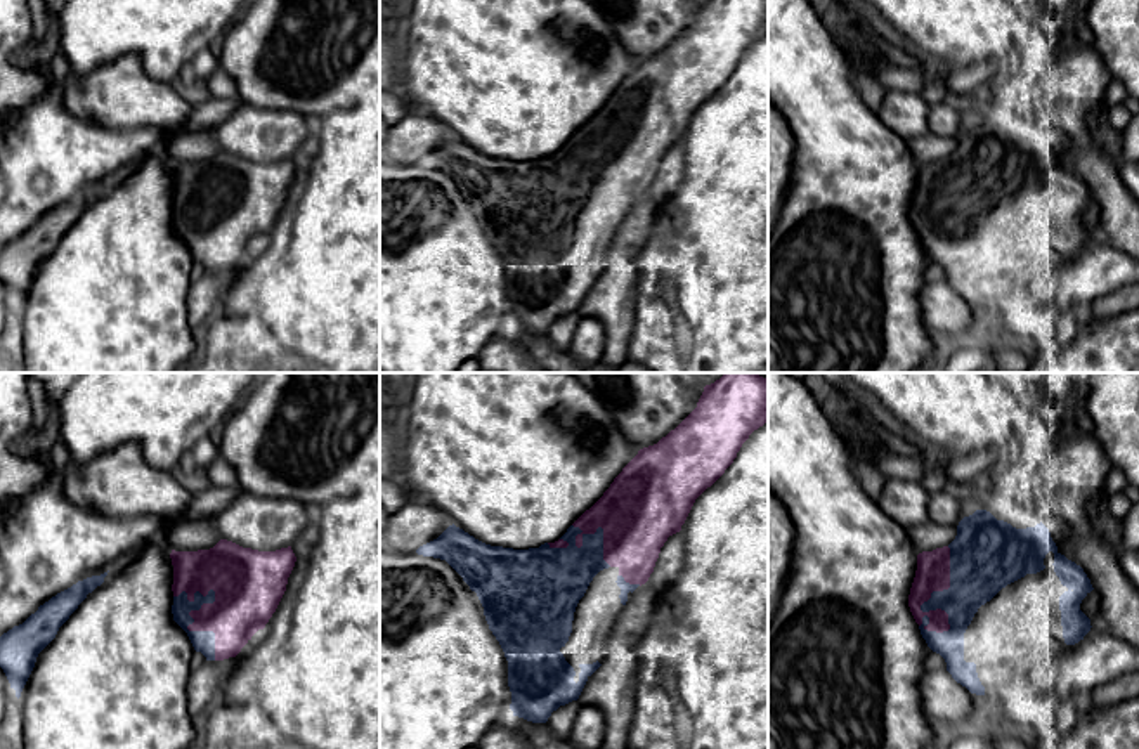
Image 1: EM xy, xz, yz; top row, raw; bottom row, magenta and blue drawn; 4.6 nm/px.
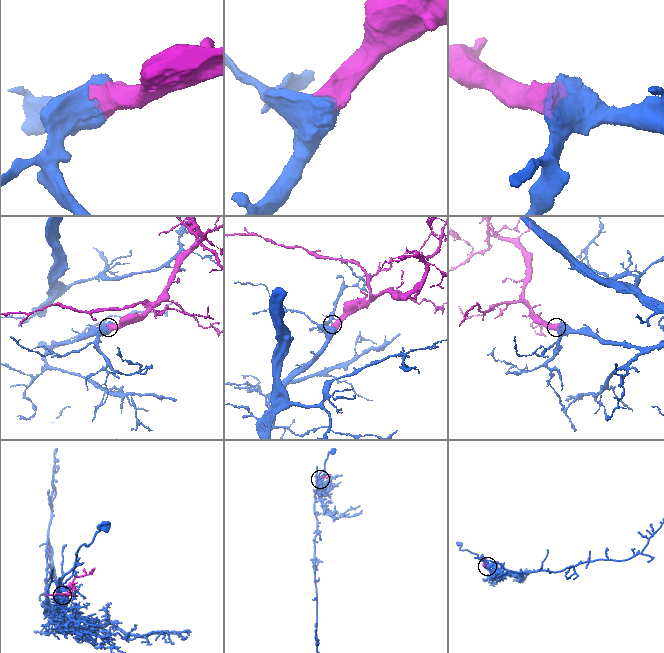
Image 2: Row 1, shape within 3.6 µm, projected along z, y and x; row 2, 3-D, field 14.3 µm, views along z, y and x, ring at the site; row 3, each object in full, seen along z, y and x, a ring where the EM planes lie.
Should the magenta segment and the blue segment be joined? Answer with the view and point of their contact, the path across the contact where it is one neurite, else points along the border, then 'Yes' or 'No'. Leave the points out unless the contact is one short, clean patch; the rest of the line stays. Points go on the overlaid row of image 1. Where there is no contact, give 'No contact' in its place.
Touches magenta at yz (937, 590). Yes

